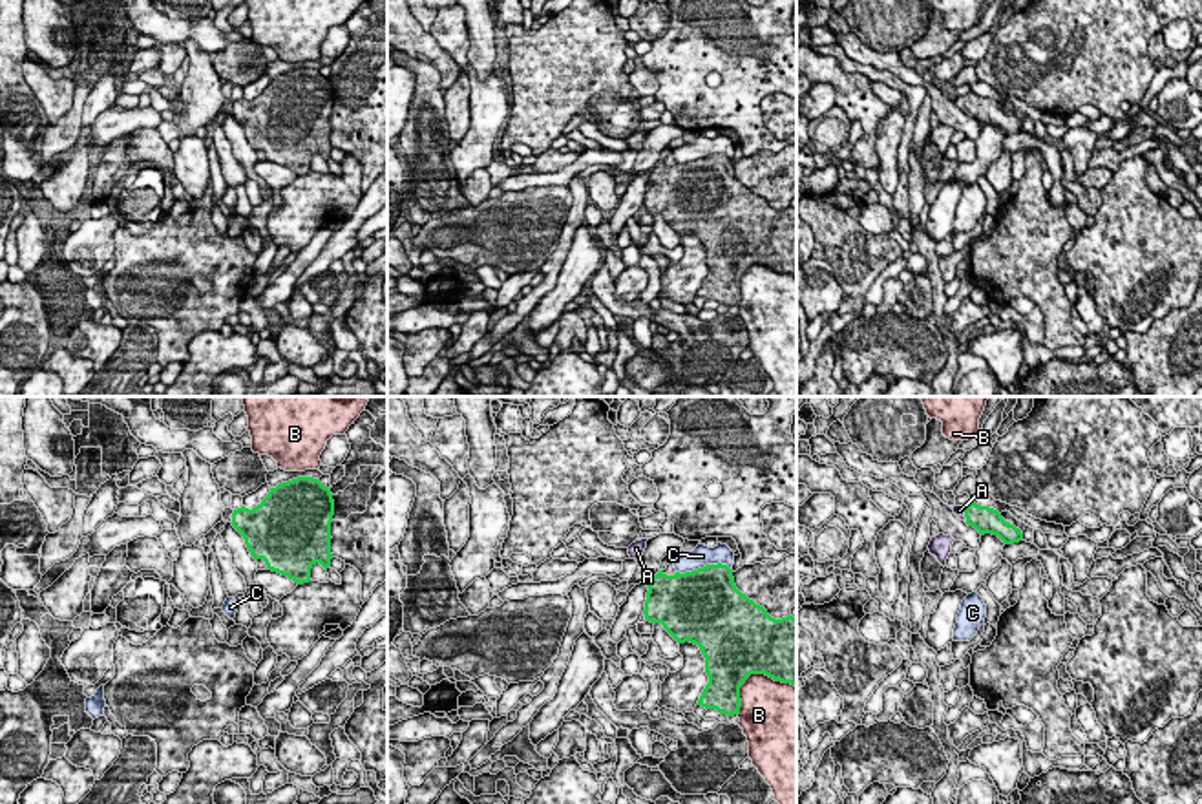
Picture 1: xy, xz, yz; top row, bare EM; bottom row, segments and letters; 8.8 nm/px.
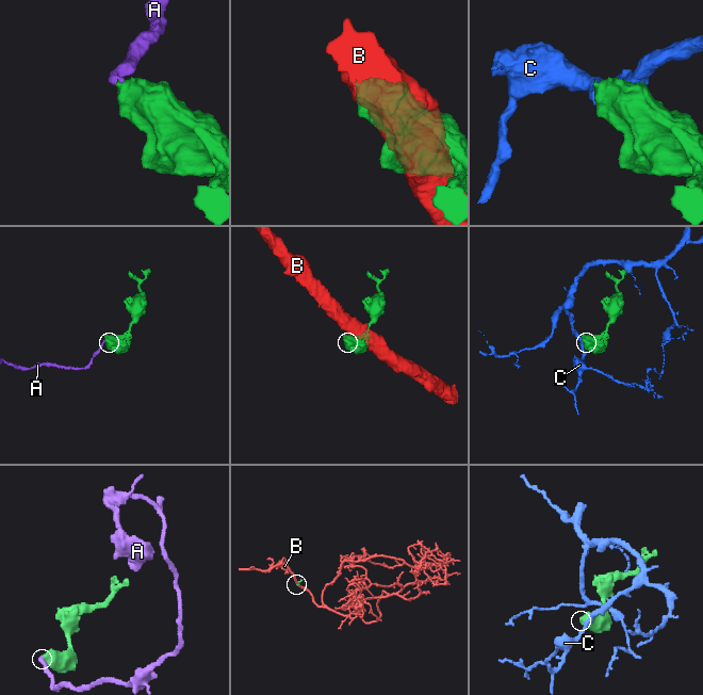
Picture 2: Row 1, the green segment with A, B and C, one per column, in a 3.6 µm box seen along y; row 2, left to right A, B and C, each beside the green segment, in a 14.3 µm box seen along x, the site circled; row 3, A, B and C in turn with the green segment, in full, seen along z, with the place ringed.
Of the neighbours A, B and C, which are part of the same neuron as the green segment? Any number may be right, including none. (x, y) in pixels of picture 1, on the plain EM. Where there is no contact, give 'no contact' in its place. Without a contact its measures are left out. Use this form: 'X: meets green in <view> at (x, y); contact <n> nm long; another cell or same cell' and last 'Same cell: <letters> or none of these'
A: meets green in yz at (965, 105); contact 150 nm long; same cell
B: meets green in xz at (753, 264); contact 550 nm long; another cell
C: meets green in xz at (704, 158); contact 480 nm long; another cell
Same cell: A

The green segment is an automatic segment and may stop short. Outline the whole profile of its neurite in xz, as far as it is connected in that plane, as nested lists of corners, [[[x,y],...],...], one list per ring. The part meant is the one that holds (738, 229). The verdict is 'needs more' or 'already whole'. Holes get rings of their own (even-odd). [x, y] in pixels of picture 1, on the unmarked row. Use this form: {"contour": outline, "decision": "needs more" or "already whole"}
{"contour": [[[707,155],[674,166],[659,161],[647,177],[645,210],[661,214],[678,234],[698,236],[705,249],[709,274],[696,296],[727,307],[740,305],[740,278],[751,265],[765,265],[796,278],[796,208],[771,208],[764,197],[736,179],[727,155]]], "decision": "already whole"}

